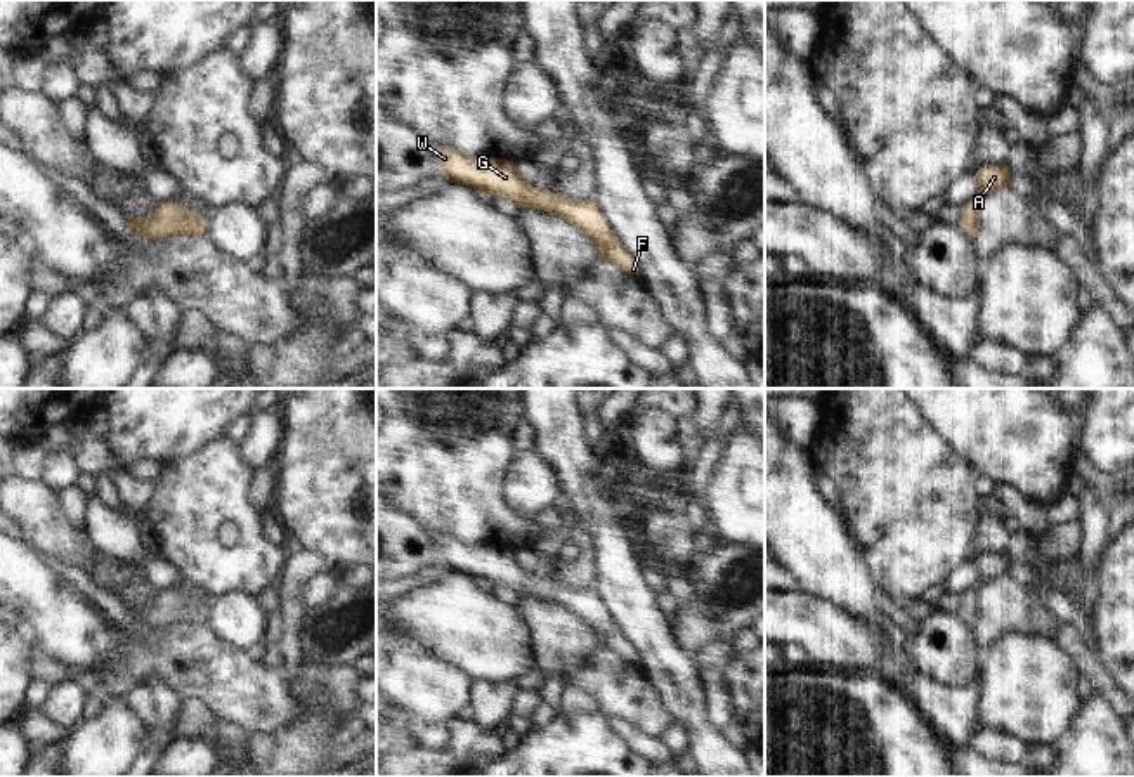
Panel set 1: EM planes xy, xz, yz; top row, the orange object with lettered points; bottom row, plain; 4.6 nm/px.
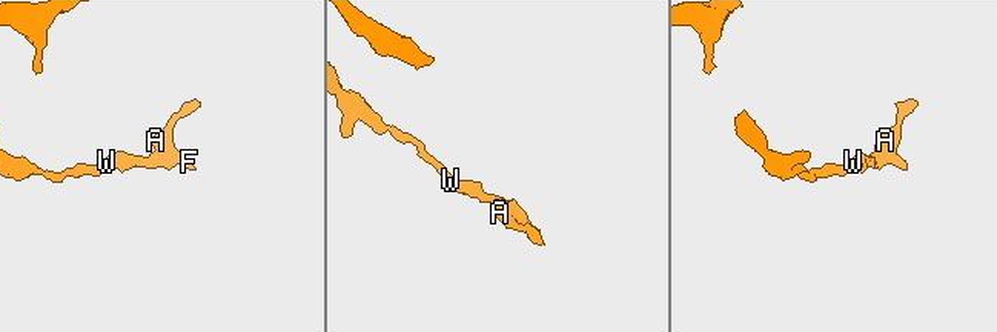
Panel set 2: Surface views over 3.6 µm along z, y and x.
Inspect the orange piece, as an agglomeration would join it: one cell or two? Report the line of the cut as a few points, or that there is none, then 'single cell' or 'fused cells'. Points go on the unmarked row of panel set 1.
no cut | single cell

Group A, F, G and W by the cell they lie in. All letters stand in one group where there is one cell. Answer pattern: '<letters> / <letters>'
A F G W

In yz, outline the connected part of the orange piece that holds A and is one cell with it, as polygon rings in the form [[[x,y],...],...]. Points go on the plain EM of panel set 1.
[[[1007,552],[983,553],[976,558],[974,565],[978,567],[980,584],[961,595],[962,609],[957,612],[969,628],[974,630],[980,617],[980,586],[1007,576],[1011,564]]]

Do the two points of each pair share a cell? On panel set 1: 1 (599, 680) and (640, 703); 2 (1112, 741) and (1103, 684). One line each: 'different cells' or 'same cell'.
1: same cell
2: different cells

